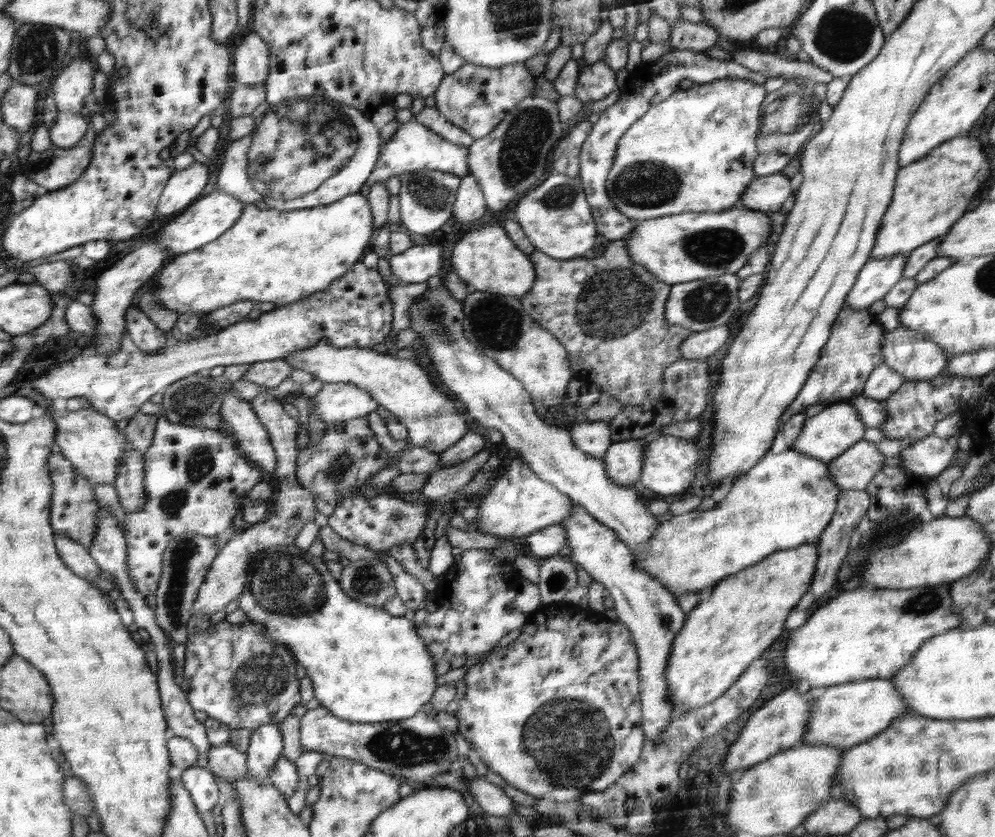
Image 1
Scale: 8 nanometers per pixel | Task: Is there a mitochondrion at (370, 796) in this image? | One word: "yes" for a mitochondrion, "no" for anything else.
no

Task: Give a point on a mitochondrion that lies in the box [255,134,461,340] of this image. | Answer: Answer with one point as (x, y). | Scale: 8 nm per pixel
(431, 195)

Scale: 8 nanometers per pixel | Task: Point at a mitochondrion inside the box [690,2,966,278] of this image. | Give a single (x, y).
(844, 36)

